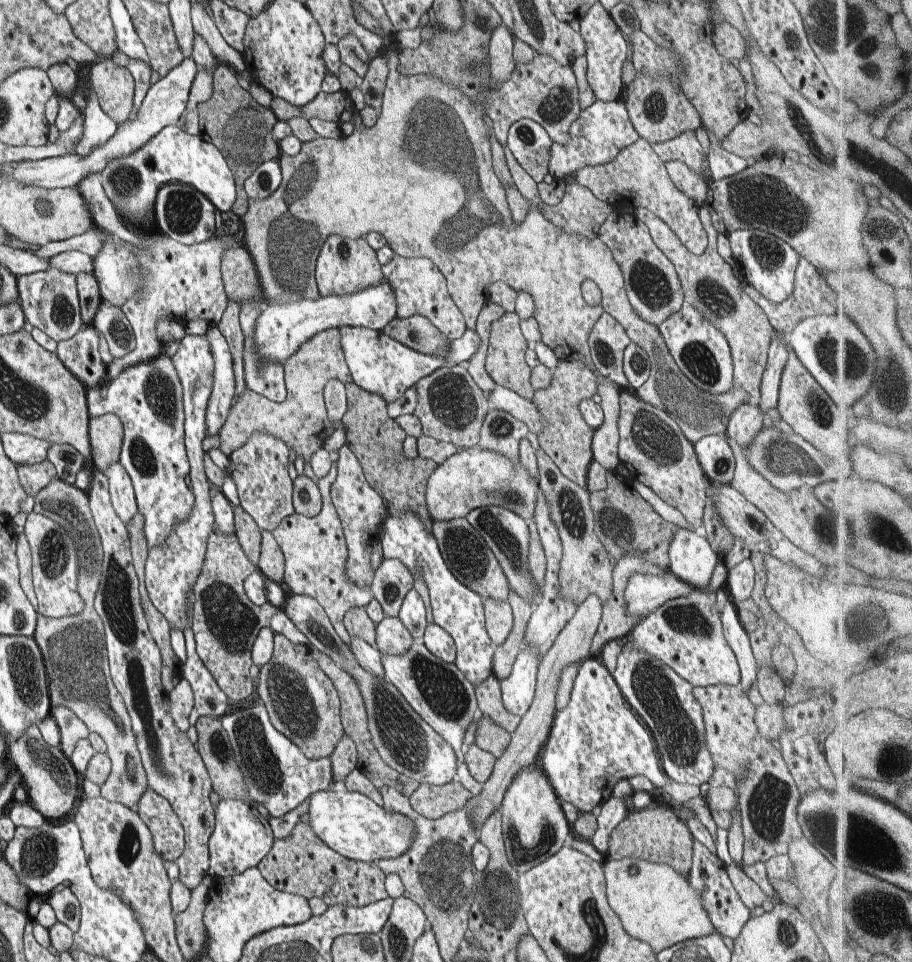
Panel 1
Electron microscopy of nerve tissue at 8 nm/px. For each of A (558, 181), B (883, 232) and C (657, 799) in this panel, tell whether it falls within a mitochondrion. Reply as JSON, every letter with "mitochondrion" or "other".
{"A":"other","B":"mitochondrion","C":"other"}

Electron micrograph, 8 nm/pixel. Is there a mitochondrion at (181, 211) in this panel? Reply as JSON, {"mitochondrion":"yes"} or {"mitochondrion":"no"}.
{"mitochondrion":"yes"}

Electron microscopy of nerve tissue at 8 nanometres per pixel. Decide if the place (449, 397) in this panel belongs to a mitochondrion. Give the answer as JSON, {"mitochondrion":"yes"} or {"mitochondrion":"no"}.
{"mitochondrion":"yes"}

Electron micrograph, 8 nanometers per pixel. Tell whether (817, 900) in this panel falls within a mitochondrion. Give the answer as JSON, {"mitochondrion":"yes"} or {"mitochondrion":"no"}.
{"mitochondrion":"no"}

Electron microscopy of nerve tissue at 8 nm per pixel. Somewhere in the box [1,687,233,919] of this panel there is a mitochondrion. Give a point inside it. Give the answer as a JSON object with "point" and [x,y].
{"point":[39,855]}

